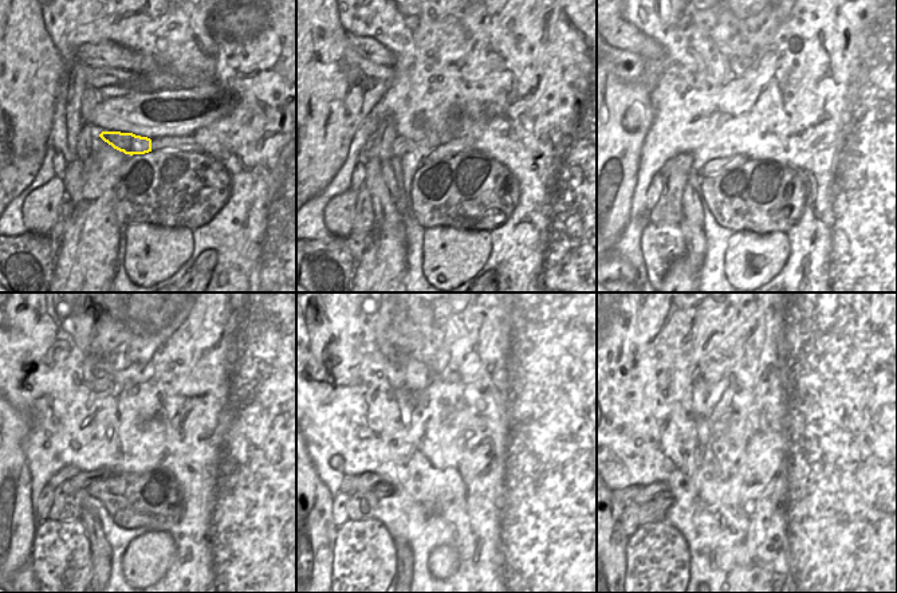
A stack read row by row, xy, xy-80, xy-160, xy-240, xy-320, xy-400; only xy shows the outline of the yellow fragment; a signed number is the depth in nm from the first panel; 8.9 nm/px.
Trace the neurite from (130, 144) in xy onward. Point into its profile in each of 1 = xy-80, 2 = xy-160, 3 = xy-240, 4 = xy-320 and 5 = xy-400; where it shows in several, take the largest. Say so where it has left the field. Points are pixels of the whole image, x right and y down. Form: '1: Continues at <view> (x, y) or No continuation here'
1: Continues at xy-80 (402, 145)
2: Continues at xy-160 (683, 163)
3: Continues at xy-240 (67, 472)
4: Continues at xy-320 (349, 484)
5: Continues at xy-400 (625, 495)

